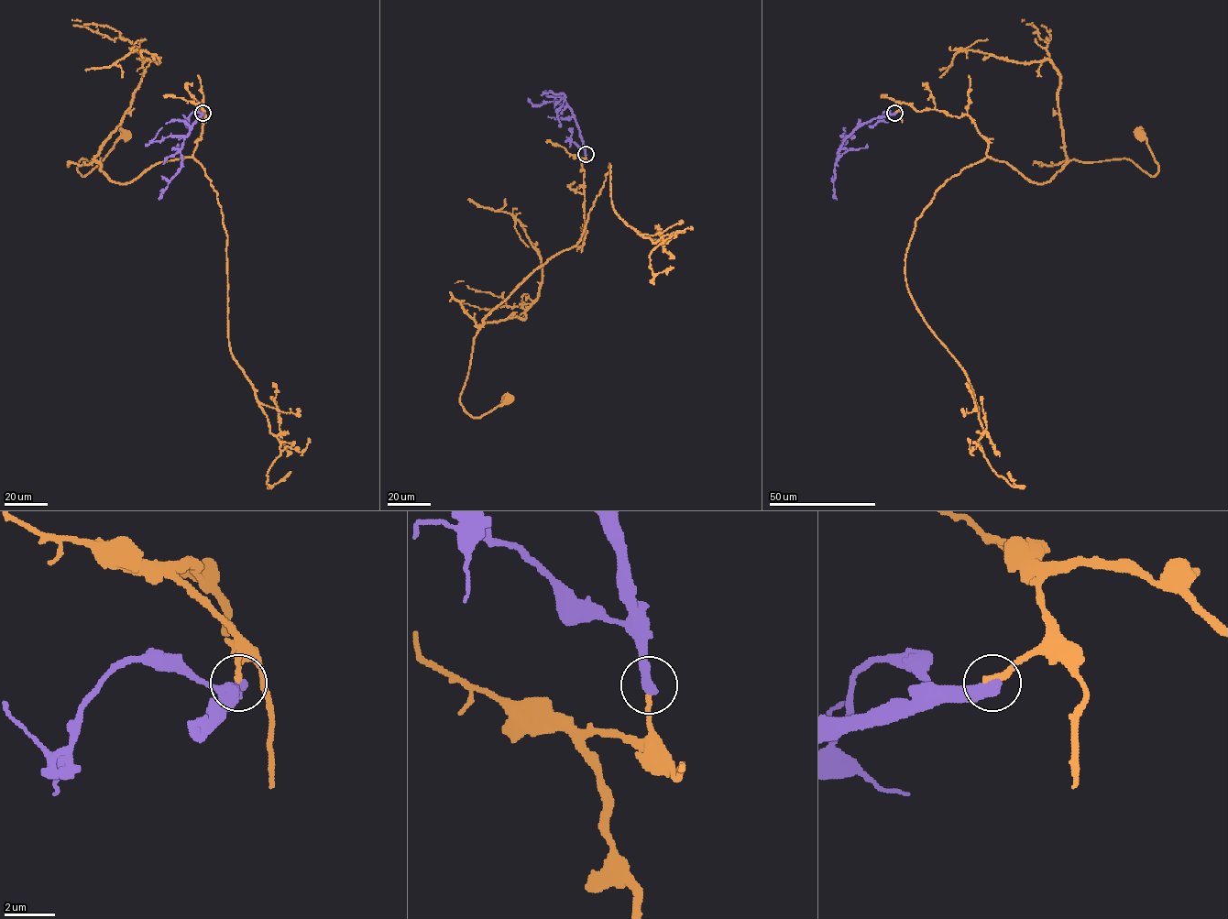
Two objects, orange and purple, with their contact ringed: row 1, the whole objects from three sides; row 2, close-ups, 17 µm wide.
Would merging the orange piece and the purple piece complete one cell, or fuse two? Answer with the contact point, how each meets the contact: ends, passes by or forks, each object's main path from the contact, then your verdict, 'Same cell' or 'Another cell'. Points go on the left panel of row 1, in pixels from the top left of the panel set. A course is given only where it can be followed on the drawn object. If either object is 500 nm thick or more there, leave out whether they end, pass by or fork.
Place: (202, 113). Course of orange: (202, 113), (198, 103), (202, 131), (191, 157), (155, 164), (125, 183), (82, 158), (82, 177), (126, 135). Course of purple: (202, 113), (184, 139), (180, 151), (180, 169), (158, 199). Another cell

